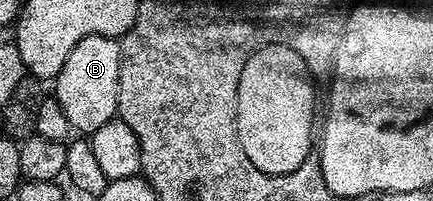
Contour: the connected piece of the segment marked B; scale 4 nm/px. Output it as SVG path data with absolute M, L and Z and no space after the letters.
M92 35L83 37L75 49L71 49L63 69L59 69L55 80L55 98L67 113L74 132L91 133L99 125L107 125L117 115L119 101L119 65L121 64L121 45L112 35Z

